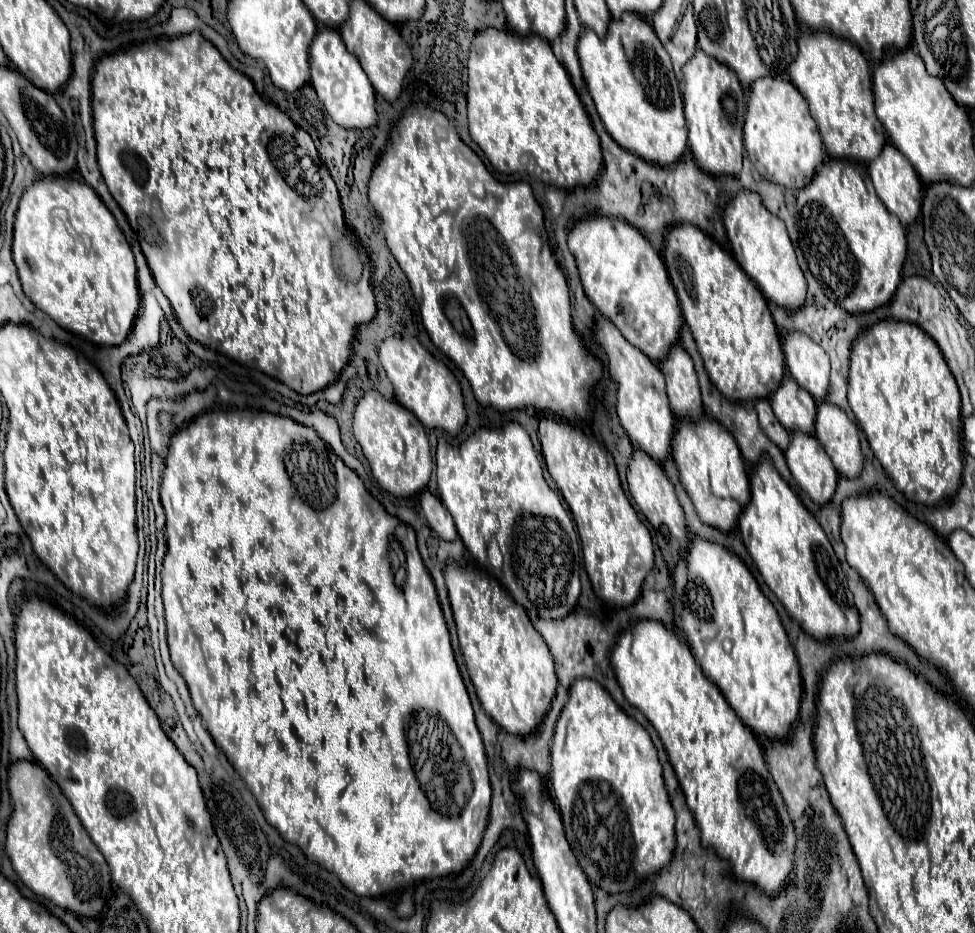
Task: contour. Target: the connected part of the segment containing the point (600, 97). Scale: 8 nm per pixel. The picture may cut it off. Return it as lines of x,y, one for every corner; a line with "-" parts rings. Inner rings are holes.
620,18
611,20
604,39
599,38
589,28
583,30
583,36
579,36
577,52
589,94
595,102
595,108
607,132
621,148
645,158
647,162
671,166
687,150
687,122
683,116
683,98
679,82
673,72
671,58
667,56
663,44
657,38
651,38
651,48
655,52
655,74
645,72
647,68
645,58
645,64
641,64
643,68
637,66
639,72
635,70
635,74
631,76
633,64
629,66
621,34
623,26

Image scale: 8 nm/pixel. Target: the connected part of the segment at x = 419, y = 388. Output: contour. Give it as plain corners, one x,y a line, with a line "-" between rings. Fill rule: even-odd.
387,338
379,344
379,362
385,368
393,388
395,398
399,404
403,404
407,410
411,410
423,426
427,428
443,428
449,434
457,434
465,424
465,406
463,406
463,394
457,378
451,374
451,370
435,360
431,352
427,352
419,342
417,348
407,338

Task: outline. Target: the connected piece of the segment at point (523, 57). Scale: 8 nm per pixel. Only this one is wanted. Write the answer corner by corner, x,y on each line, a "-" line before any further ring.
485,28
475,34
469,56
469,90
467,112
469,132
473,142
485,152
495,170
529,172
539,176
545,184
561,190
575,186
589,186
601,168
599,138
591,126
591,120
571,84
571,78
563,64
555,58
551,44
541,36
519,36
511,30

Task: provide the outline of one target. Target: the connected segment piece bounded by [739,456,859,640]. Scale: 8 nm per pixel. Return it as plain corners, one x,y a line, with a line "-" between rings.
765,456
751,476
751,500
739,528
763,580
809,636
823,640
859,632
859,614
827,534

